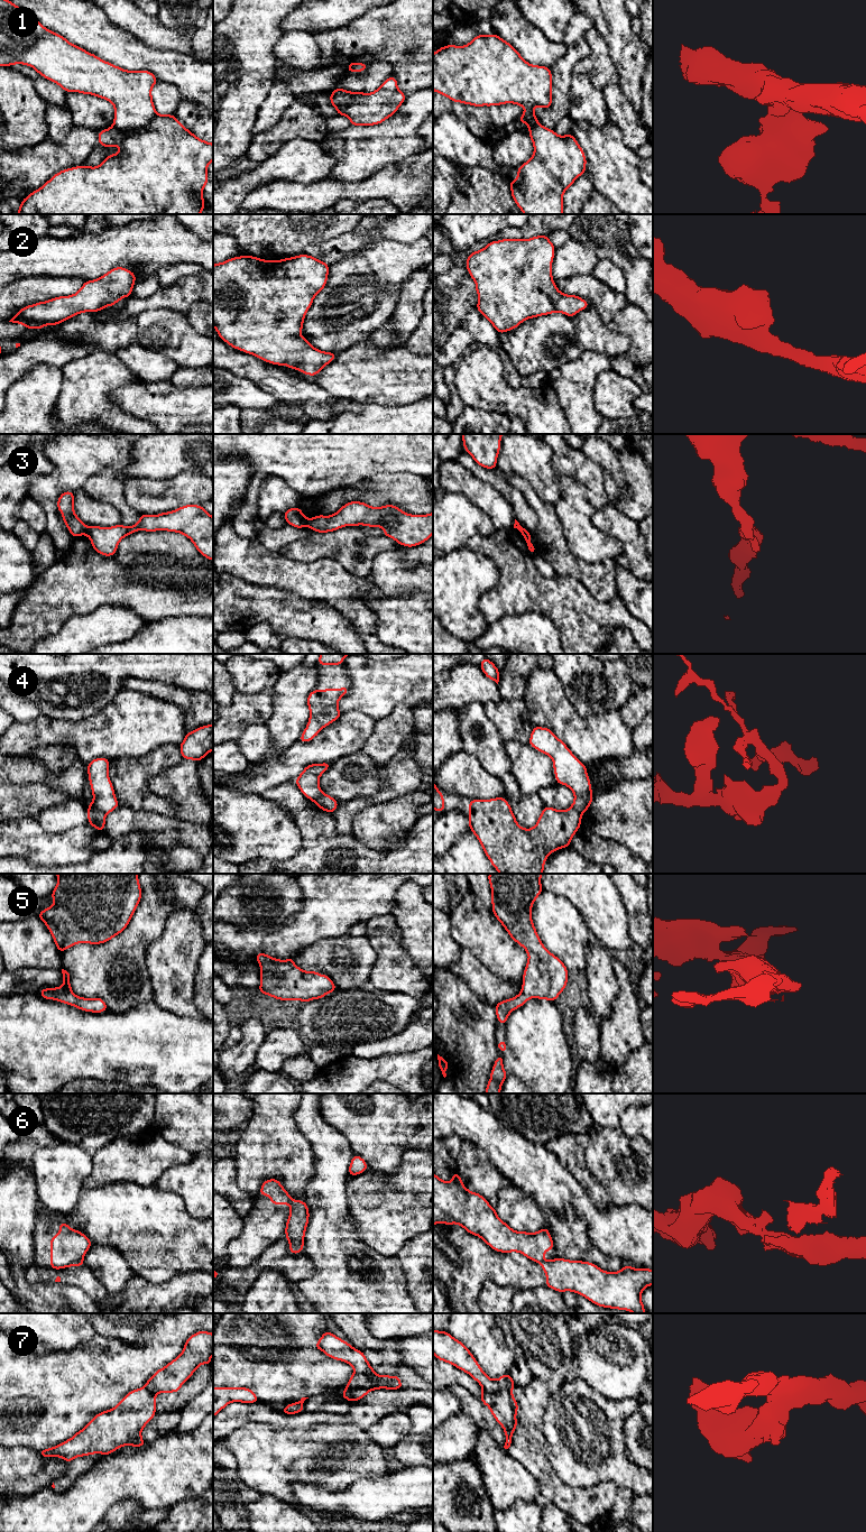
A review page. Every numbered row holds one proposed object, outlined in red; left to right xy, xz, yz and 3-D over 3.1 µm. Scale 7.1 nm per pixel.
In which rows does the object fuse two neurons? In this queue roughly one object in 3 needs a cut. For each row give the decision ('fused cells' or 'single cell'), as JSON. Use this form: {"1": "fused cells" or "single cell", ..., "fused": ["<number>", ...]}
{"1": "fused cells", "2": "single cell", "3": "fused cells", "4": "fused cells", "5": "single cell", "6": "fused cells", "7": "fused cells", "fused": ["1", "3", "4", "6", "7"]}

